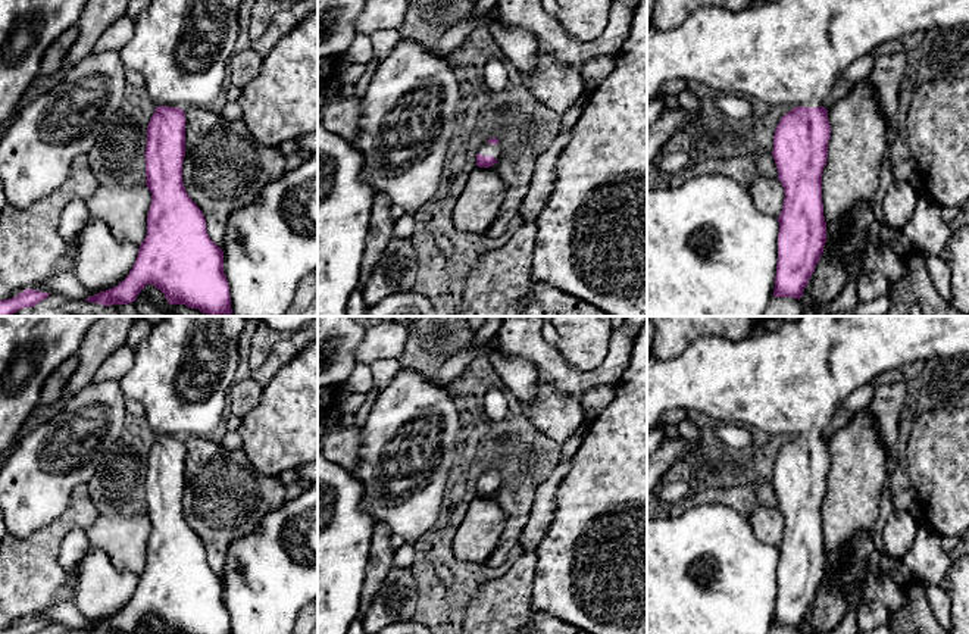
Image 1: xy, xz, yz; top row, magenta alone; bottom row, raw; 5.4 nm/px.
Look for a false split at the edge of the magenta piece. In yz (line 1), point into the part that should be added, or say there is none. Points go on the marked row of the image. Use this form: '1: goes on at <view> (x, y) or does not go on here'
1: goes on at yz (787, 52)

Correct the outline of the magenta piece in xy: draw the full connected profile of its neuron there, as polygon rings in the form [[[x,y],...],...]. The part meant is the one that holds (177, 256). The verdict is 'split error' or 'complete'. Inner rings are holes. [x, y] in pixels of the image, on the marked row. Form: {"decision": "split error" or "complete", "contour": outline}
{"decision": "split error", "contour": [[[151,0],[146,10],[135,18],[131,40],[119,53],[128,71],[140,72],[146,90],[157,106],[147,127],[146,185],[151,193],[147,213],[147,235],[140,244],[138,254],[128,277],[116,287],[94,294],[85,302],[103,306],[128,304],[135,302],[140,291],[151,284],[160,290],[169,304],[185,304],[212,316],[234,316],[231,309],[229,284],[224,272],[224,252],[209,237],[206,219],[199,206],[190,199],[182,182],[185,156],[185,107],[207,107],[219,96],[228,75],[228,63],[235,53],[238,40],[238,7],[243,0]]]}

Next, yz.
{"decision": "split error", "contour": [[[775,0],[765,1],[762,4],[750,4],[740,12],[731,12],[721,7],[700,7],[694,10],[687,21],[669,31],[663,31],[656,26],[647,28],[647,104],[659,96],[659,91],[668,81],[685,79],[697,81],[721,94],[735,94],[745,99],[757,99],[769,106],[793,106],[794,109],[784,115],[775,129],[772,156],[778,168],[778,179],[784,187],[784,206],[778,216],[778,263],[775,277],[773,297],[794,297],[803,296],[803,291],[815,272],[816,263],[820,260],[823,247],[826,243],[826,222],[823,216],[822,203],[822,172],[828,159],[828,141],[831,138],[831,125],[828,121],[828,110],[823,107],[823,100],[829,94],[834,84],[840,79],[840,75],[859,57],[872,54],[882,43],[890,40],[898,40],[906,34],[916,31],[928,31],[934,28],[956,28],[969,24],[969,0]]]}

